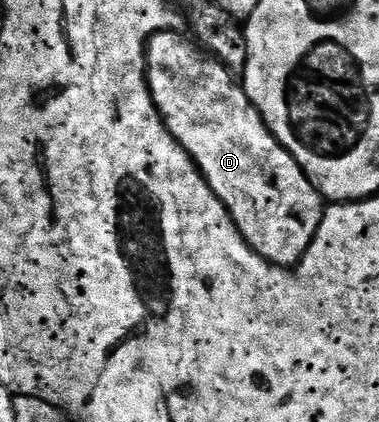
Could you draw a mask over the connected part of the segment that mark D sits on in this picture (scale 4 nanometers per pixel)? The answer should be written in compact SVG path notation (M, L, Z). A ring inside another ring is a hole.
M177 29L149 36L145 48L145 70L157 112L165 120L165 128L173 134L175 141L179 141L181 148L193 158L193 164L203 173L215 197L223 201L249 248L268 263L292 269L307 253L325 216L326 204L295 157L291 157L288 149L269 132L263 117L247 97L244 86L233 80L236 79L234 72L220 59L202 50L192 38L189 39L184 39Z

